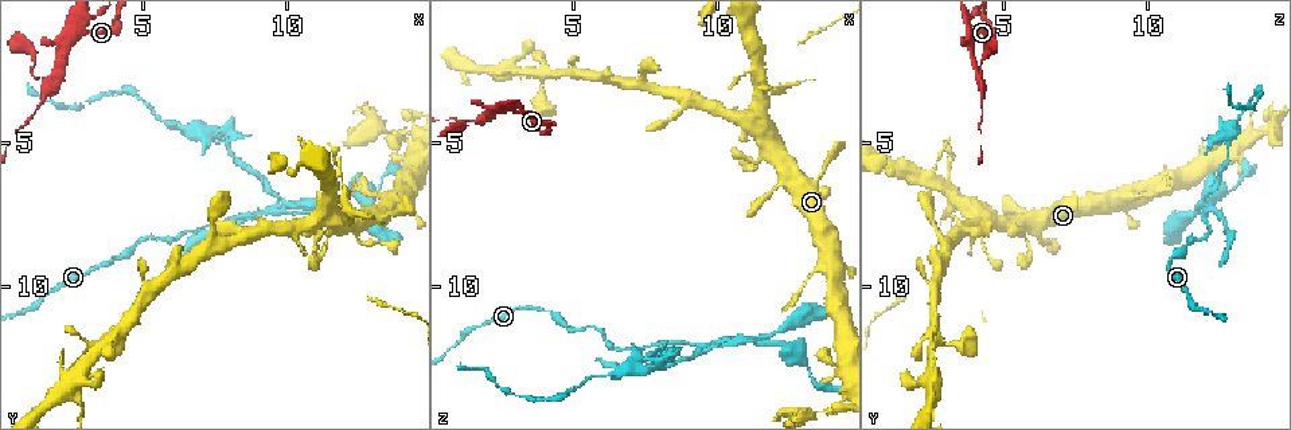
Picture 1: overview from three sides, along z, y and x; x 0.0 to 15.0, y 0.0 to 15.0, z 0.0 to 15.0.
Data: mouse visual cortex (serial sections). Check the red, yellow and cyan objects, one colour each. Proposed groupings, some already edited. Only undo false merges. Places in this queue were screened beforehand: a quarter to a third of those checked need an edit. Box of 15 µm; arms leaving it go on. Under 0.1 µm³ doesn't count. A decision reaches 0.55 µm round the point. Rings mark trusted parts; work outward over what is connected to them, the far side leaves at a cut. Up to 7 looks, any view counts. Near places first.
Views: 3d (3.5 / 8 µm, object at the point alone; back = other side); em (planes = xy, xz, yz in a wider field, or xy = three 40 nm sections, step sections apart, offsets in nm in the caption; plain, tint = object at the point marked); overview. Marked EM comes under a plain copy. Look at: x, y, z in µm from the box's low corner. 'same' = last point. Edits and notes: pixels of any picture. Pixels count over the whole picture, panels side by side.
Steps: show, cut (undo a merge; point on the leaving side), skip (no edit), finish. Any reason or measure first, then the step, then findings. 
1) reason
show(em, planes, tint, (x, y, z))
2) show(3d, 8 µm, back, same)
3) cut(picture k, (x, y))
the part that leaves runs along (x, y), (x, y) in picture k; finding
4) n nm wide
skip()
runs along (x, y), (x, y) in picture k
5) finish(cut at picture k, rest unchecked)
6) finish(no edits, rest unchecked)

sharp bend
show(em, xy, step 1, tint, (3.8, 12.0, 3.5))

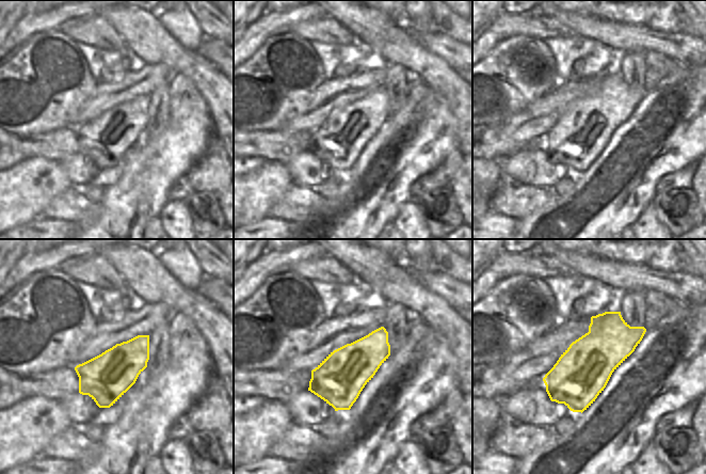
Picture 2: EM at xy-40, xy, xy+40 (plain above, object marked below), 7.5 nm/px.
see where the arms go
show(3d, 3.5 µm, same)

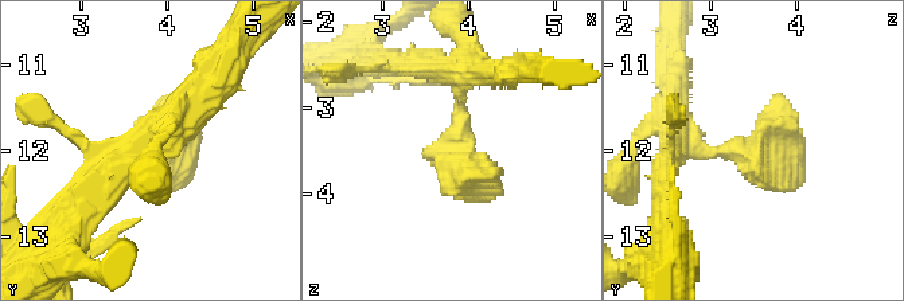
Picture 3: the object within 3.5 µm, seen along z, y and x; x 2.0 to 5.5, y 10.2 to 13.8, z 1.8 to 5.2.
skip()
runs along (674, 132), (712, 152), (776, 144), (794, 190) in picture 3; all the same cell

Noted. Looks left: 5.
a fork
show(3d, 3.5 µm, back, (2.7, 13.1, 2.3))

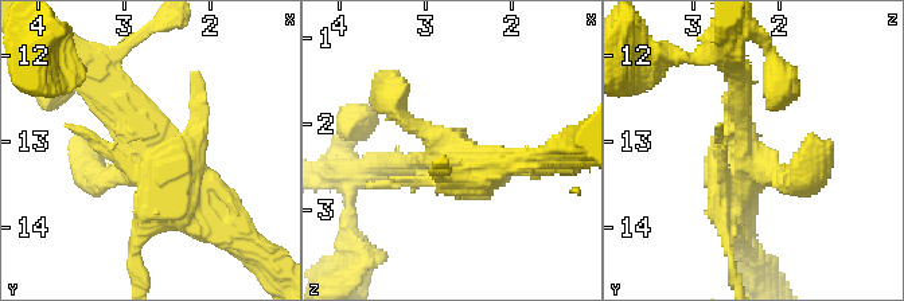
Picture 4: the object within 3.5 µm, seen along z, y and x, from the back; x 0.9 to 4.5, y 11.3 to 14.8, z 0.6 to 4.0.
shape alone is not enough
show(em, planes, tint, (2.75, 13.15, 2.40))

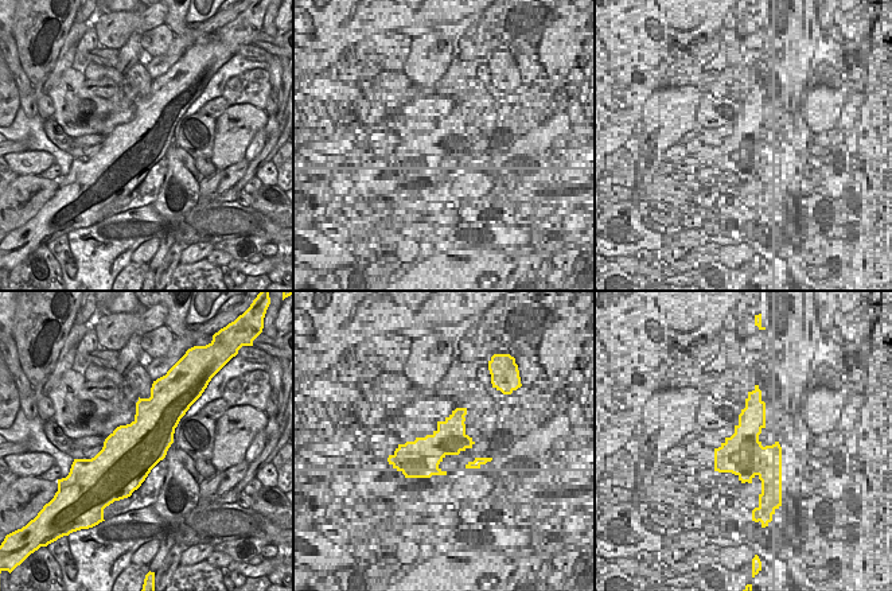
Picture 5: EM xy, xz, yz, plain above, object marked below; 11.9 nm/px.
cut(picture 4, (135, 231))
two cells meet here

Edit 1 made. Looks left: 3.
see it whole again
show(overview)

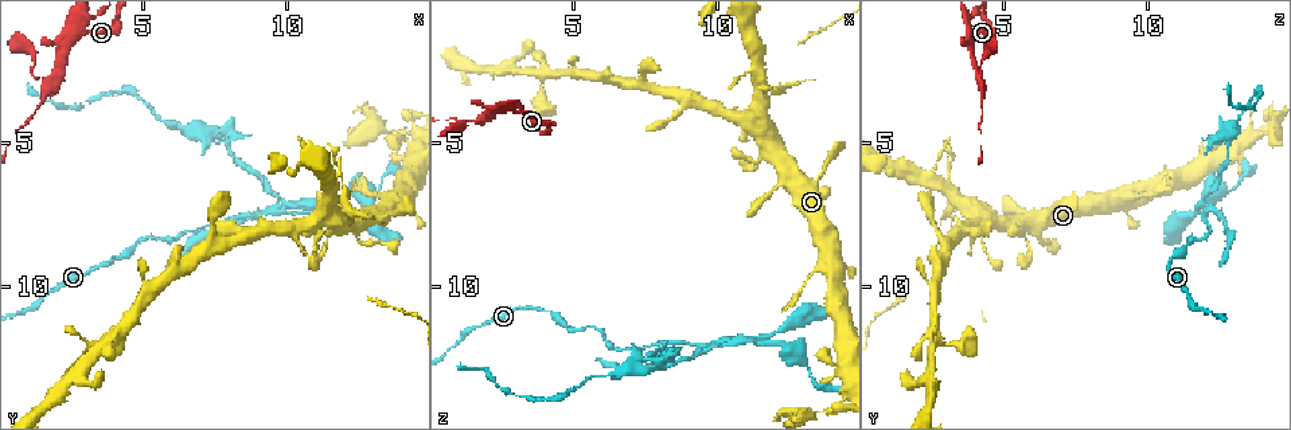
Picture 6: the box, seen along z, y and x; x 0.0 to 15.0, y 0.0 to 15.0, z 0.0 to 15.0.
thick turns thin
show(3d, 3.5 µm, (1.6, 2.8, 4.3))

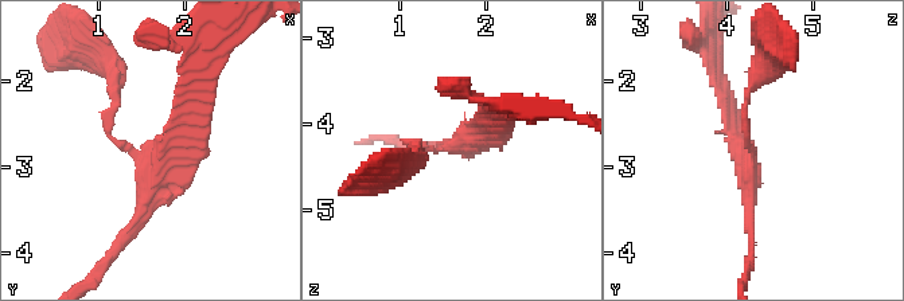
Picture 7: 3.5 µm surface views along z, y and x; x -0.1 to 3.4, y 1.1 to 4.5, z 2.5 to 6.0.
show(em, xy, step 2, tint, (1.70, 2.90, 4.20))

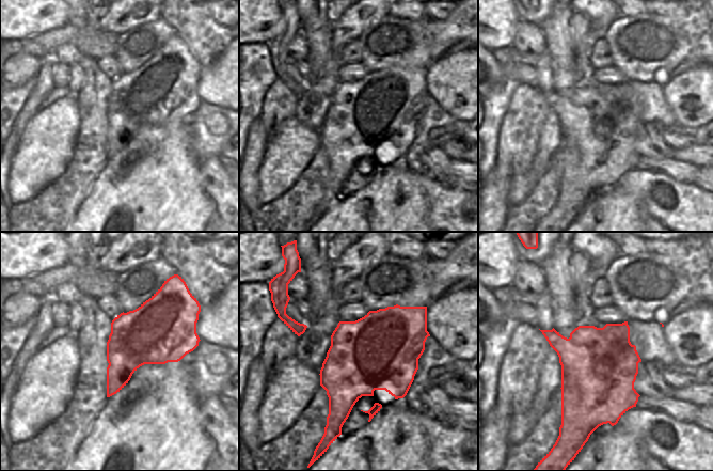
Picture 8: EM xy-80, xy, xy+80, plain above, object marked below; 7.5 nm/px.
3 arms
skip()
runs along (498, 118), (476, 140), (419, 143) in picture 7; one cell here

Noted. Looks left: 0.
finish(cut at picture 4, rest unchecked)

